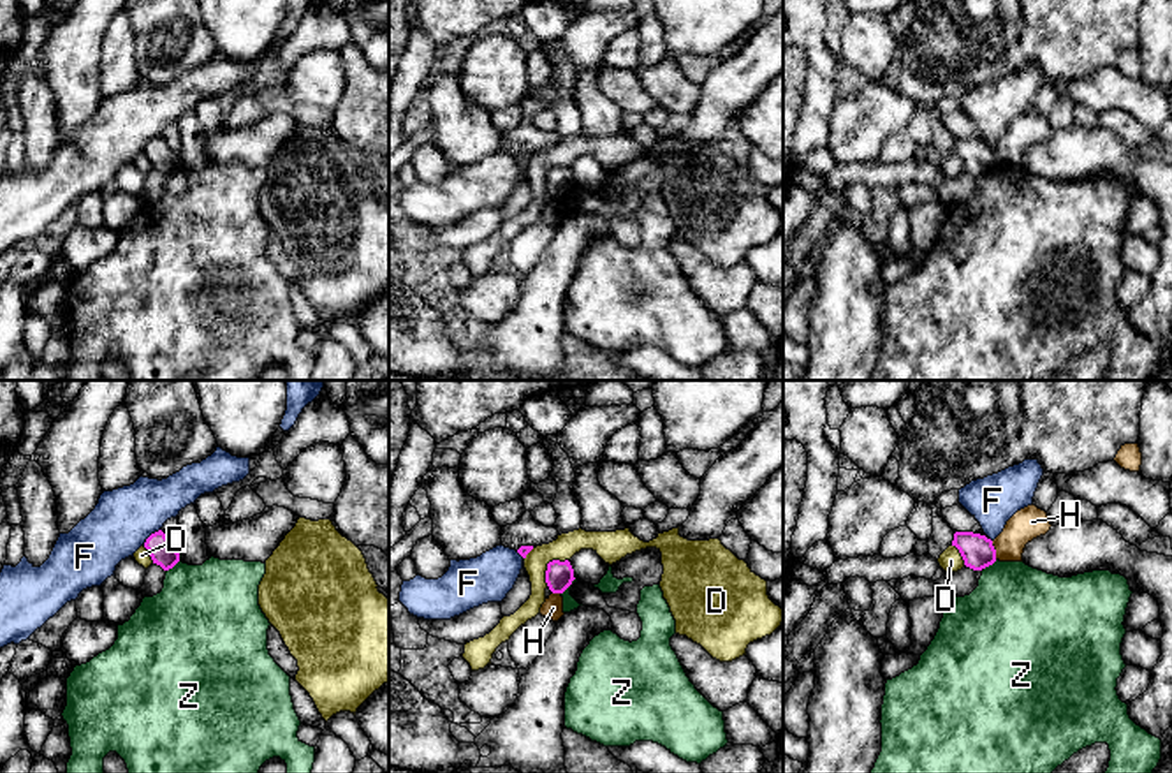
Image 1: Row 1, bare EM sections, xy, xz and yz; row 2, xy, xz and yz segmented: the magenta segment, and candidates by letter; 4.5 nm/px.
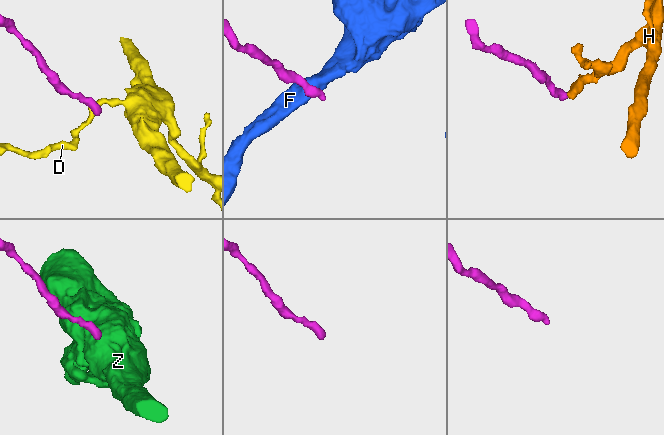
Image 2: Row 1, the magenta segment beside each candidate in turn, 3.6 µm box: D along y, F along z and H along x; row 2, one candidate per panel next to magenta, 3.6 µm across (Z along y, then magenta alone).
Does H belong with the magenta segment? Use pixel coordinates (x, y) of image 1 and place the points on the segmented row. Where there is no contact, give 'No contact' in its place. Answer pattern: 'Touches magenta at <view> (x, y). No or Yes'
Touches magenta at yz (995, 550). No

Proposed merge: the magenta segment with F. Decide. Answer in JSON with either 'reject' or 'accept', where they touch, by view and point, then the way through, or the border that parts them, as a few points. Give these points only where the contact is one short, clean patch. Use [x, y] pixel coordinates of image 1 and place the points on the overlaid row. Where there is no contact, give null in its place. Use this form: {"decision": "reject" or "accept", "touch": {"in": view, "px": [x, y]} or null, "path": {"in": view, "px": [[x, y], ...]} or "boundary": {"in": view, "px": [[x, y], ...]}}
{"decision": "reject", "touch": {"in": "xy", "px": [150, 536]}, "boundary": {"in": "xy", "px": [[161, 529], [143, 544]]}}

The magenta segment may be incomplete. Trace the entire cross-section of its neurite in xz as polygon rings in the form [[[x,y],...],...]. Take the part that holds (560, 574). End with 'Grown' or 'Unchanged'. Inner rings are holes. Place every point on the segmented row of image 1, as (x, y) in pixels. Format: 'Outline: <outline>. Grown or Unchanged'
Outline: [[[553,560],[547,563],[546,583],[553,593],[563,593],[574,579],[574,569],[568,560]]]. Unchanged

